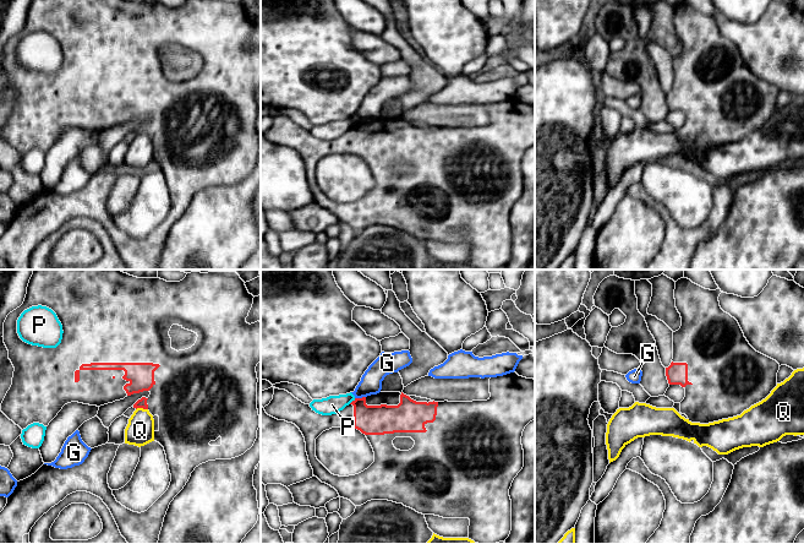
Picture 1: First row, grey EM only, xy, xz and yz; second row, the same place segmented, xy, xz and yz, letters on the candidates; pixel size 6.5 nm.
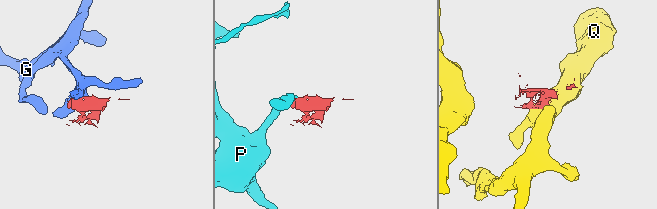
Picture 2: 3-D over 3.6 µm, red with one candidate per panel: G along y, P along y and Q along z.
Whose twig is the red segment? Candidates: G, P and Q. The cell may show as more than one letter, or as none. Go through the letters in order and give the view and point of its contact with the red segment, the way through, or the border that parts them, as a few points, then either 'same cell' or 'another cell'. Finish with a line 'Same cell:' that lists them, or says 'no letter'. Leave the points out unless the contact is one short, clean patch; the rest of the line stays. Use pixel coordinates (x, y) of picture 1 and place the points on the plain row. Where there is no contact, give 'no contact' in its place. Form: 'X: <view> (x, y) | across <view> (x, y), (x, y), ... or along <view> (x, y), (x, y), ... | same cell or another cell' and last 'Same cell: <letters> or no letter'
G: xz (360, 124) | another cell
P: xz (353, 126) | another cell
Q: xy (141, 132) | along xy (147, 134), (136, 135) | another cell
Same cell: no letter

